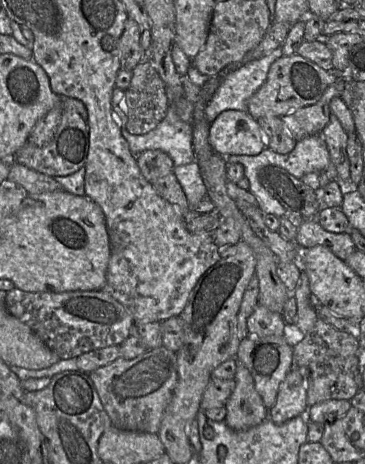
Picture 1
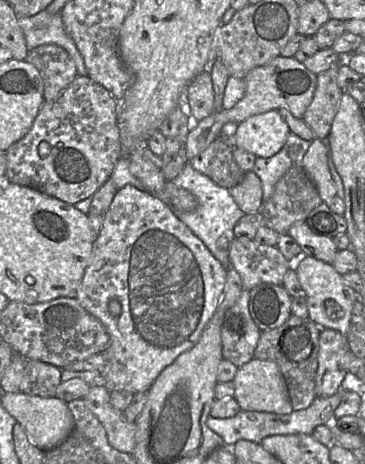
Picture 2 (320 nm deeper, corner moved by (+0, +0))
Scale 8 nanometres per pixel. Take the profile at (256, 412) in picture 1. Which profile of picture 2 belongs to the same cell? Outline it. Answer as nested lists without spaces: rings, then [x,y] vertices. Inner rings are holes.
[[[253,358],[239,367],[233,380],[234,396],[242,411],[290,414],[292,407],[285,379],[276,363]]]

